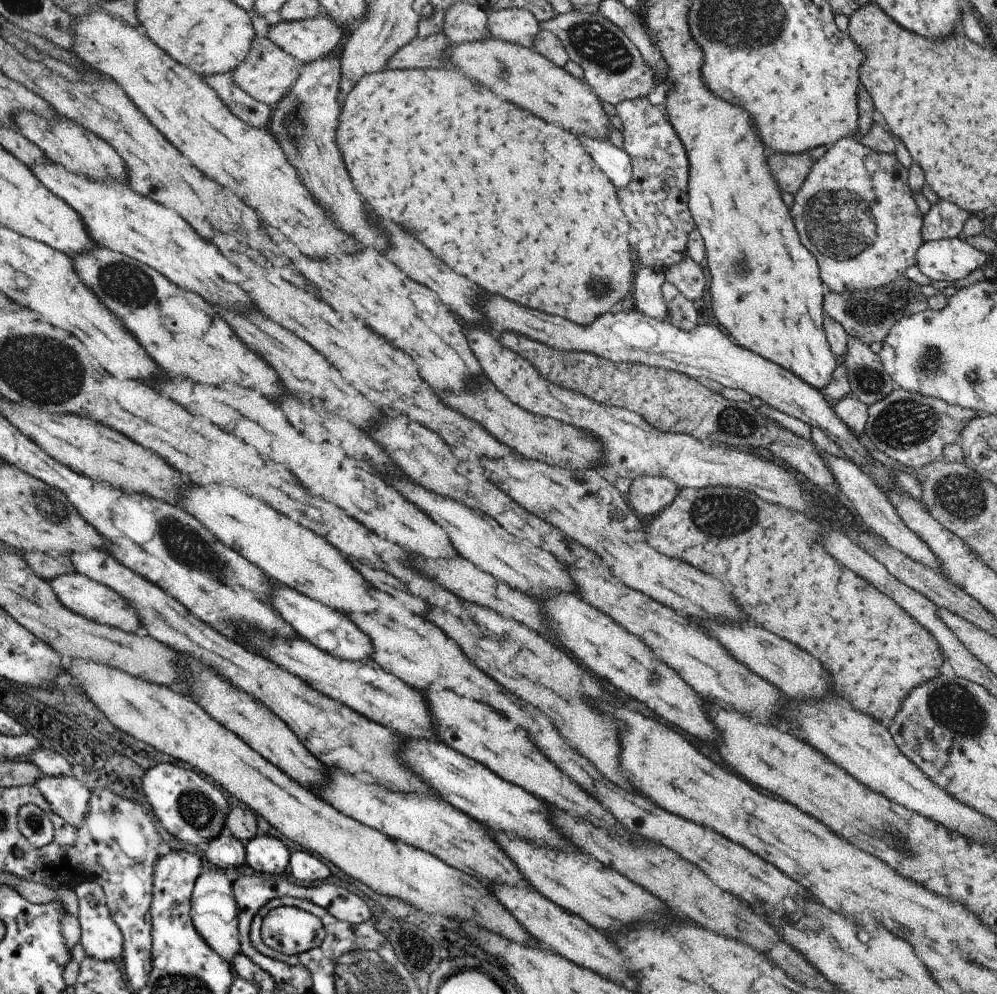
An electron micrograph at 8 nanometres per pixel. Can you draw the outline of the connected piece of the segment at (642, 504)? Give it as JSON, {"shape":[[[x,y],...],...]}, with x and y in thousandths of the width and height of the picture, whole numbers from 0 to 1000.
{"shape":[[[646,478],[635,483],[628,504],[642,519],[656,519],[673,508],[681,494],[671,481]]]}

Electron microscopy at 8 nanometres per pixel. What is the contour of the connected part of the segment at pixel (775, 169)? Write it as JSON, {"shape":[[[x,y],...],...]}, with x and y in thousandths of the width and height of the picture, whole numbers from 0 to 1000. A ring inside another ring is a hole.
{"shape":[[[811,152],[805,154],[776,155],[770,159],[774,175],[778,177],[782,191],[797,196],[816,166]]]}

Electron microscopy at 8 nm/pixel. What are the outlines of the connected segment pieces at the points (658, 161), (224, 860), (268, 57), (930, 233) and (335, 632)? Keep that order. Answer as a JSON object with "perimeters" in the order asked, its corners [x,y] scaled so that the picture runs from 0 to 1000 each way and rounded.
{"perimeters":[[[[648,98],[636,101],[627,101],[618,107],[619,116],[624,121],[626,132],[626,150],[633,157],[635,172],[633,184],[628,189],[619,190],[621,204],[626,215],[633,225],[630,242],[638,252],[640,262],[644,268],[655,270],[660,274],[667,274],[680,266],[689,258],[688,243],[690,235],[697,228],[691,210],[690,178],[691,161],[687,147],[673,126],[666,109],[654,106]]],[[[230,837],[209,848],[207,863],[219,874],[237,873],[246,869],[246,850]]],[[[256,37],[251,56],[233,72],[234,81],[253,99],[273,108],[273,105],[277,105],[289,93],[289,89],[298,82],[299,68],[301,68],[301,62],[297,62],[297,58],[275,41],[269,37]]],[[[941,201],[941,203],[934,205],[932,213],[926,218],[925,239],[927,242],[961,239],[968,222],[975,216],[977,215],[973,215],[969,210],[963,209],[952,201]]],[[[274,586],[272,604],[274,611],[285,620],[285,624],[289,624],[303,643],[312,645],[325,656],[348,665],[371,663],[374,657],[373,643],[346,617],[308,601],[297,593],[279,588],[279,586]]]]}

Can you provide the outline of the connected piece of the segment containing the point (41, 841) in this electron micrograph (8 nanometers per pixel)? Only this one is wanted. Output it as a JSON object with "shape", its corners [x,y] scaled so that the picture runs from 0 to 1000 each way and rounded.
{"shape":[[[30,808],[20,813],[18,834],[24,843],[34,853],[43,853],[50,849],[54,842],[54,833],[48,819]]]}

